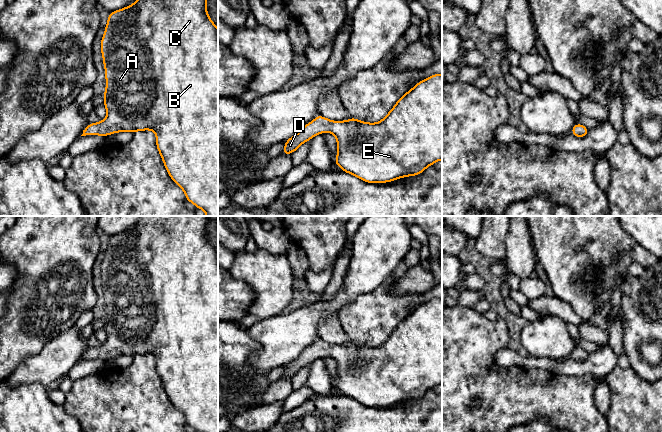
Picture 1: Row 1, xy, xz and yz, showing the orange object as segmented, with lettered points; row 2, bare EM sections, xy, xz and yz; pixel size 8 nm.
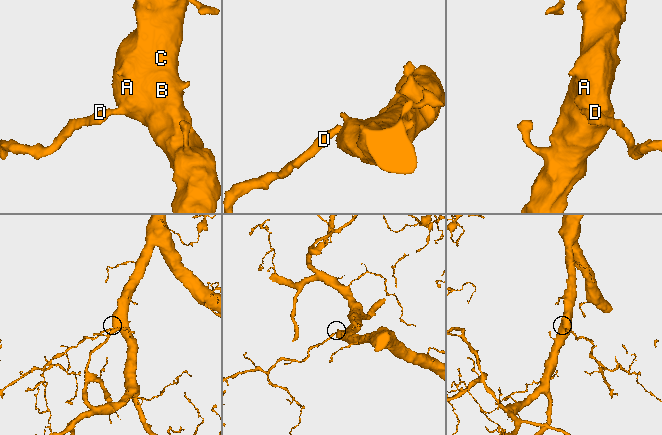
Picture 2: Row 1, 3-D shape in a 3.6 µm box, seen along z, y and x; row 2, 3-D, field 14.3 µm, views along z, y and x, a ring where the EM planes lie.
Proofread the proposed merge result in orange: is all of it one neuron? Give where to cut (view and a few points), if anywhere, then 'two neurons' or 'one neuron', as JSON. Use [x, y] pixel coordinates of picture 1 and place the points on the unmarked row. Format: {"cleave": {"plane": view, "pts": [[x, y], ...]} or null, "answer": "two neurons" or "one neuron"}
{"cleave": null, "answer": "one neuron"}

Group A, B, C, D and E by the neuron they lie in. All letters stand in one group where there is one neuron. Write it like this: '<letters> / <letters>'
A B C D E

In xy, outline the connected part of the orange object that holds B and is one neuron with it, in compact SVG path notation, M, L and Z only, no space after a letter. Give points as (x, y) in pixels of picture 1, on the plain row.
M140 216L137 225L130 230L123 233L110 236L105 256L101 264L101 277L105 291L106 314L103 316L105 325L103 329L107 333L107 340L99 347L90 347L84 352L83 358L86 359L100 359L106 361L109 358L118 357L122 355L136 356L143 354L153 354L156 357L156 370L163 384L164 390L171 401L171 403L185 416L186 424L193 427L196 432L218 432L218 253L212 246L206 231L206 224L209 216Z

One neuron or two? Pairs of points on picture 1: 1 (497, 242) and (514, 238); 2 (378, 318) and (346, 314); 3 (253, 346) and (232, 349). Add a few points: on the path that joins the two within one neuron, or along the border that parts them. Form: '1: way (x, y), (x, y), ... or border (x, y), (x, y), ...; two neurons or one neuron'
1: border (511, 226), (507, 235), (507, 254), (504, 258); two neurons
2: way (370, 318), (354, 317); one neuron
3: way (248, 346), (237, 346); one neuron

